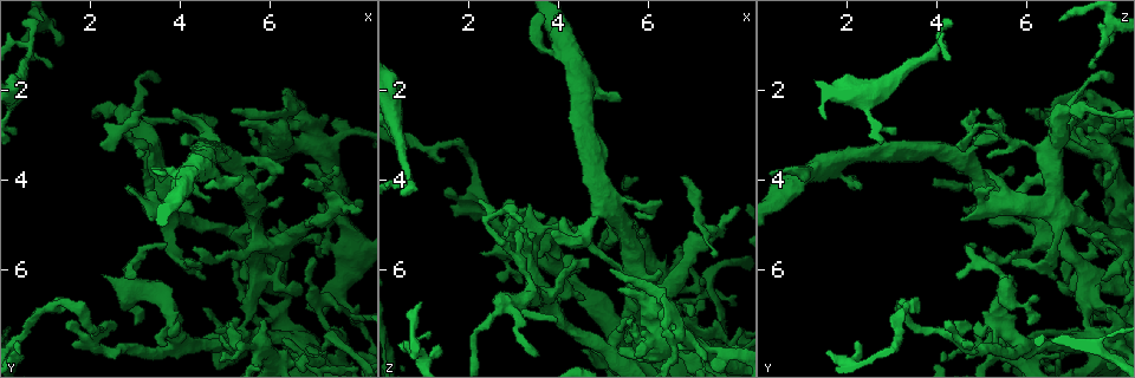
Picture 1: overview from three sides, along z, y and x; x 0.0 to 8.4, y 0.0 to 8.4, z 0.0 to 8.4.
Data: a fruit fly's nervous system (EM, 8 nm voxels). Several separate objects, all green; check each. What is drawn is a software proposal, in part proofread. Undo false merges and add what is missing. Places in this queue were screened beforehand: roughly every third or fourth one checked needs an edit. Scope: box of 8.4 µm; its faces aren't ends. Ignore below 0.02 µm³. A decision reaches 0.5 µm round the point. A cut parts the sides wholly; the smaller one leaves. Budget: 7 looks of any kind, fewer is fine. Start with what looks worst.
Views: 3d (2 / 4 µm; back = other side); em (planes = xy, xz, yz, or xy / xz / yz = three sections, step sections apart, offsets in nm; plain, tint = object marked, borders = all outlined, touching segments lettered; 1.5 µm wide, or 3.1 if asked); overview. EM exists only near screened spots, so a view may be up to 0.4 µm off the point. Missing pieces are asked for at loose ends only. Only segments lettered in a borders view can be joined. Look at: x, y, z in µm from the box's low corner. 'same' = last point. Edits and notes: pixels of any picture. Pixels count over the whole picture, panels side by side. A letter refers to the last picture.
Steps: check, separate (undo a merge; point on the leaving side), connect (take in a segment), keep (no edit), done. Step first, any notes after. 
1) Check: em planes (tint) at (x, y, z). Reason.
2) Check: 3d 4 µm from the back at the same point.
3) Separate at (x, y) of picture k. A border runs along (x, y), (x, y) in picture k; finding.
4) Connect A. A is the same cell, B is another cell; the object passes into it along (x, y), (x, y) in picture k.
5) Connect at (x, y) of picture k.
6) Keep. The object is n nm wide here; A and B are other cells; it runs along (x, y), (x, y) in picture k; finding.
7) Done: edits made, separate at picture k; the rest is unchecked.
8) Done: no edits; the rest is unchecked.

Check: em yz step 8 (tint) at (1.10, 1.50, 7.30). Free end.

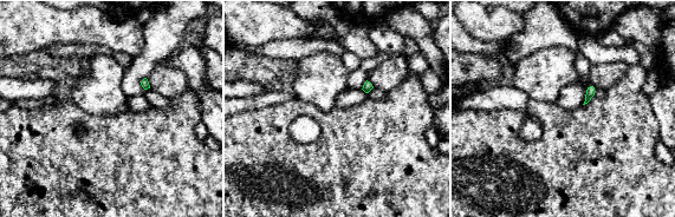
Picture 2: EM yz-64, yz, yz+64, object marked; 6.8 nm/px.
Check: em planes (borders) at the same point.

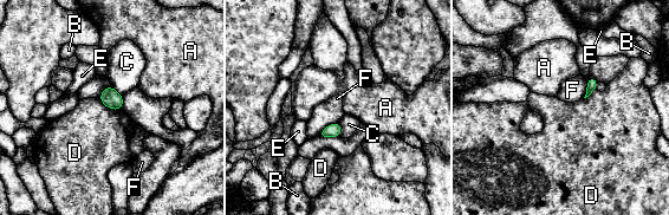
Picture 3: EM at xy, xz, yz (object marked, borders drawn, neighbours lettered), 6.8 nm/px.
Keep. The longest contact is with D, 190 nm; A, B, C, D, E and F are other cells; a border runs along (97, 98), (106, 106), (121, 110) in picture 3; no lettered segment goes on from it.

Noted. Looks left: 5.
Check: em yz step 4 (borders) at (4.50, 6.15, 6.55). Tapers out.

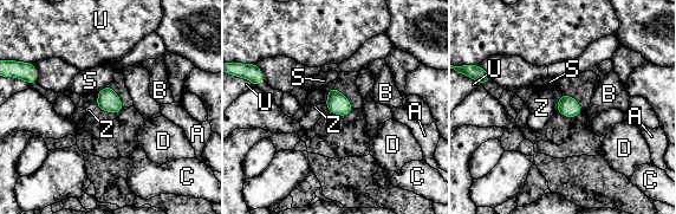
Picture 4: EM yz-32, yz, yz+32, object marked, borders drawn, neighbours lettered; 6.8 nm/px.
Keep. A, B, C, D, S, U and Z are other cells; a border runs along (325, 91), (326, 108) in picture 4; no lettered segment goes on from it.

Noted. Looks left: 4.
Check: 3d 4 µm at (6.60, 2.40, 7.50). Three arms meet.

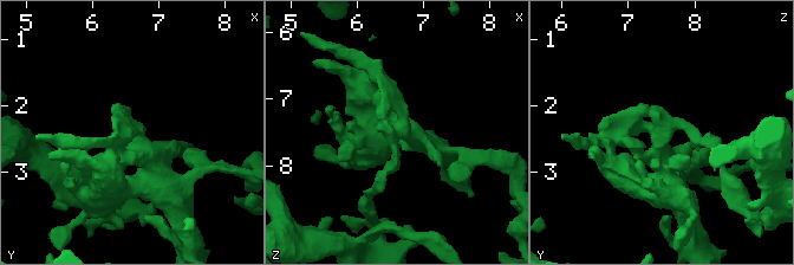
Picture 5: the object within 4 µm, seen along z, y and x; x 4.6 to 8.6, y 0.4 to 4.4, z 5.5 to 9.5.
Check: em planes (plain) at (6.55, 2.40, 7.55).

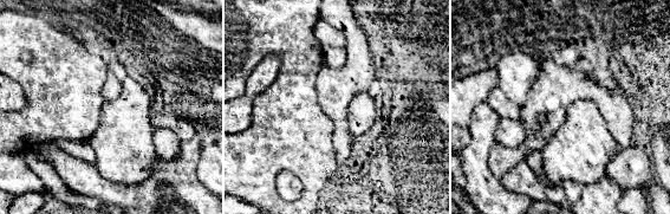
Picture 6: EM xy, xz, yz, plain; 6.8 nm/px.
Check: em planes (borders) at the same point. What lies round it.

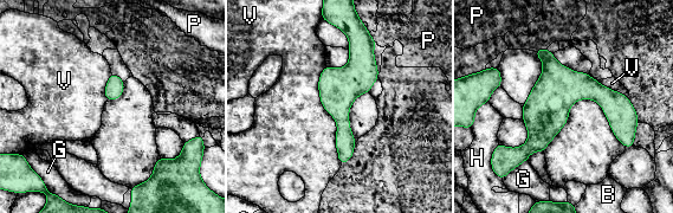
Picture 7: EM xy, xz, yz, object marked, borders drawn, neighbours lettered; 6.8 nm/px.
Keep. The longest contact is with V, 700 nm; B, G, H, P and V are other cells; a border runs along (325, 65), (341, 165) in picture 7; all the same neuron.

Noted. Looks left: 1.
Done: no edits; the rest is unchecked.

